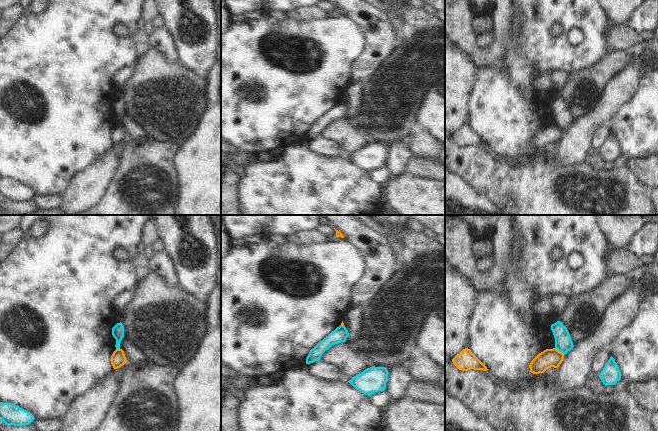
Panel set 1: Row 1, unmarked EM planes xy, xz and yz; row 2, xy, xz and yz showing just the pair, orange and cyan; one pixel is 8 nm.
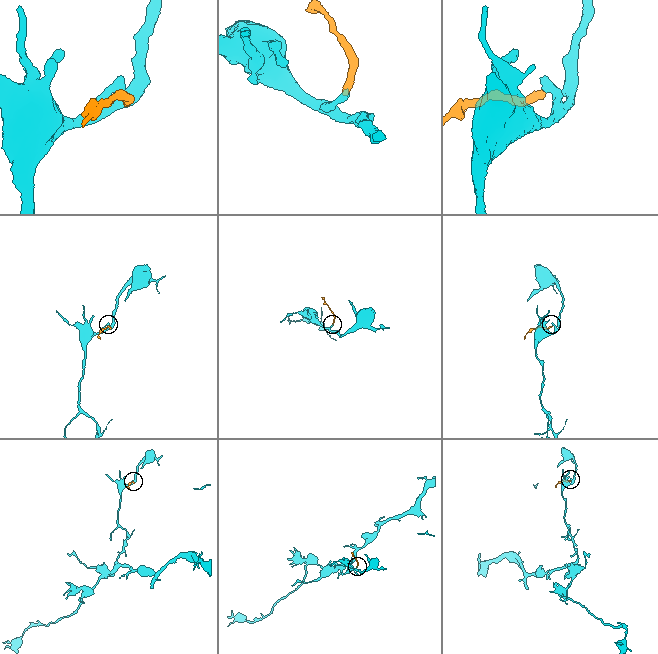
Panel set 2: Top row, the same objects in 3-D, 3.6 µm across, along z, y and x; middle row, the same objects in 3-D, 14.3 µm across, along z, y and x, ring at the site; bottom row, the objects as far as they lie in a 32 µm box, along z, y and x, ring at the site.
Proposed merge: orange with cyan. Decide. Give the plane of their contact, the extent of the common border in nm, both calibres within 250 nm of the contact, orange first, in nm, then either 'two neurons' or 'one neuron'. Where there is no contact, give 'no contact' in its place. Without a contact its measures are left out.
yz | 100 nm | 150/140 nm | two neurons

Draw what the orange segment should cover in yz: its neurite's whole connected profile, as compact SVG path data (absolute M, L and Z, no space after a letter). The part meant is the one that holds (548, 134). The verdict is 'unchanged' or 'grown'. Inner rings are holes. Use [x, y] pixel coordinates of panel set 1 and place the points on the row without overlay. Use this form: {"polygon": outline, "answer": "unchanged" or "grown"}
{"polygon": "M556 124L546 125L539 129L530 139L530 148L534 150L544 149L547 145L558 144L562 139L564 130Z", "answer": "unchanged"}

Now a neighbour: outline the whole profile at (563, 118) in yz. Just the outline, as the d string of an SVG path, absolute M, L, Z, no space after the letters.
M557 97L551 101L551 106L555 114L555 124L565 131L574 123L567 104L562 98Z

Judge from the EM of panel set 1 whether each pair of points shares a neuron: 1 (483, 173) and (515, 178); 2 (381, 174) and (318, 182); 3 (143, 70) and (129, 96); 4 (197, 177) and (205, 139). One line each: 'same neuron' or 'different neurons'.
1: same neuron
2: different neurons
3: same neuron
4: same neuron

